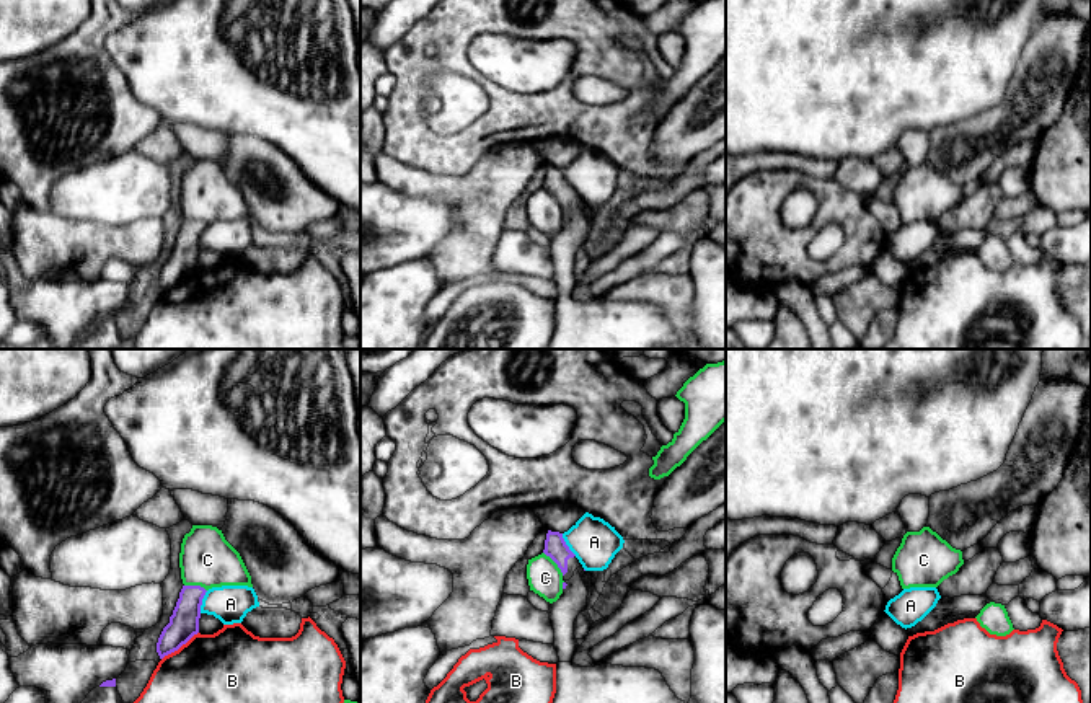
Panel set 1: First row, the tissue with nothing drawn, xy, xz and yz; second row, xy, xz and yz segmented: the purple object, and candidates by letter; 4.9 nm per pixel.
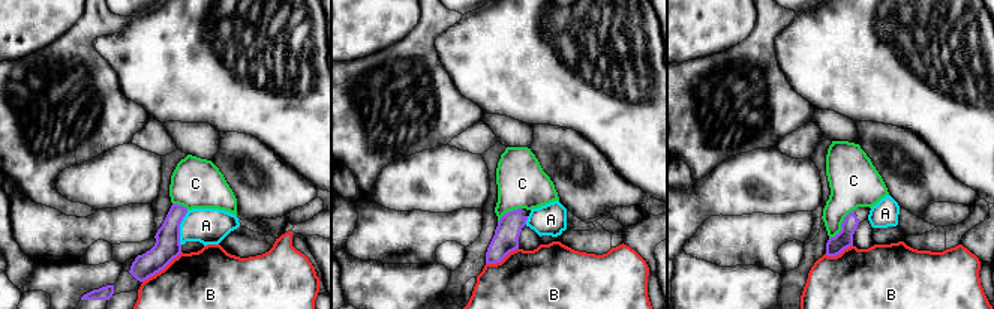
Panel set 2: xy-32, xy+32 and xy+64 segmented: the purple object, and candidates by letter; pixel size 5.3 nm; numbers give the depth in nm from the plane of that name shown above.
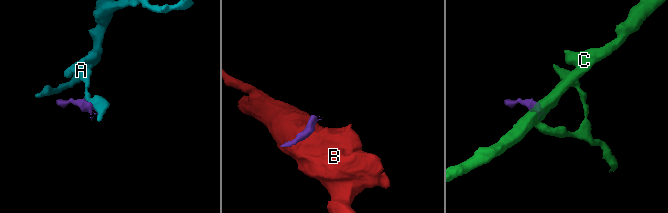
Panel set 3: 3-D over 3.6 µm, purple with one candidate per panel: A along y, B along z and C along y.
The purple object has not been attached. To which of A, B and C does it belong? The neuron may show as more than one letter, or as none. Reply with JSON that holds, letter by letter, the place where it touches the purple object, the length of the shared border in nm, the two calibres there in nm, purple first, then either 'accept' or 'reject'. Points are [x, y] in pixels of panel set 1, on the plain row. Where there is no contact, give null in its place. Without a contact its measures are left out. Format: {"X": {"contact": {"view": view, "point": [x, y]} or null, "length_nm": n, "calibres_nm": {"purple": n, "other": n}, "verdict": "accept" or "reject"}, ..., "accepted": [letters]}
{"A": {"contact": {"view": "xy", "point": [201, 237]}, "length_nm": 120, "calibres_nm": {"purple": 150, "other": 190}, "verdict": "reject"}, "B": {"contact": {"view": "xy", "point": [180, 281]}, "length_nm": 240, "calibres_nm": {"purple": 150, "other": 500}, "verdict": "reject"}, "C": {"contact": {"view": "xz", "point": [555, 196]}, "length_nm": 160, "calibres_nm": {"purple": 110, "other": 170}, "verdict": "reject"}, "accepted": []}

